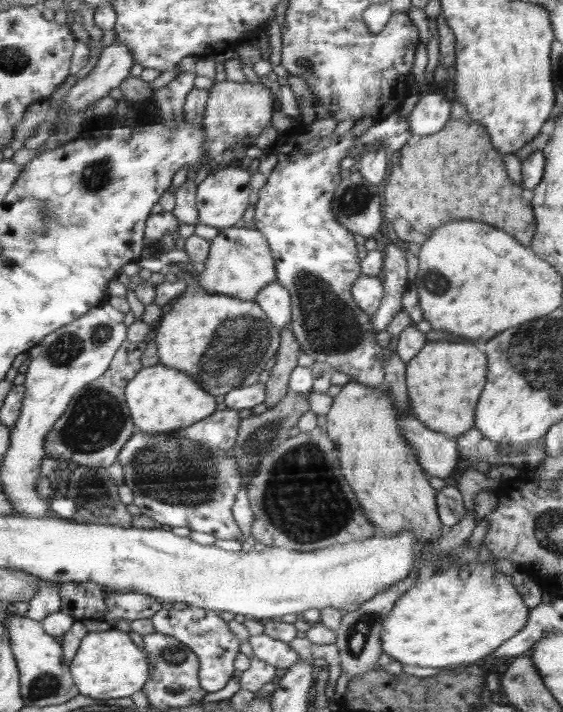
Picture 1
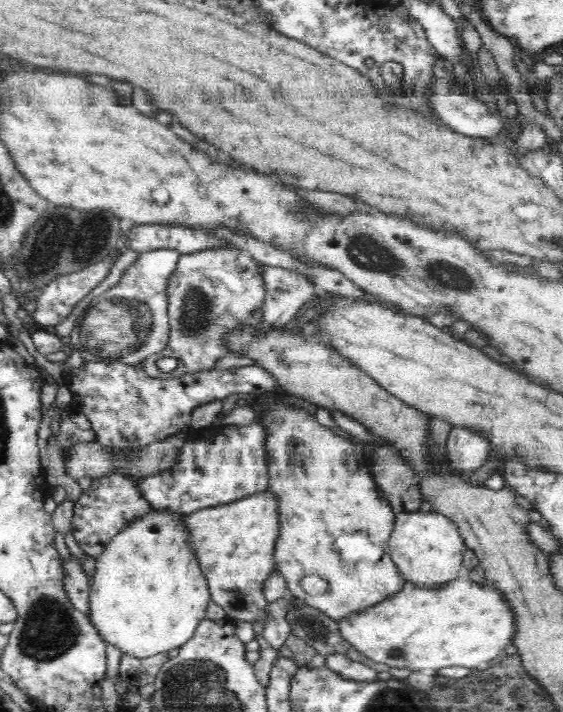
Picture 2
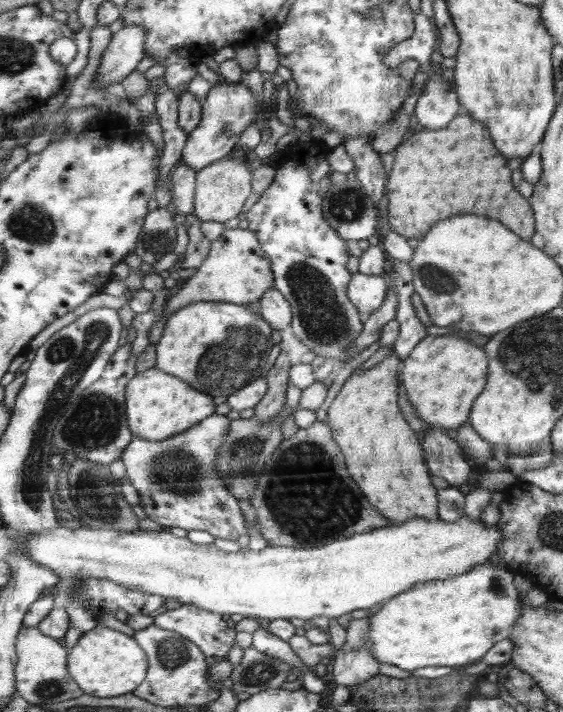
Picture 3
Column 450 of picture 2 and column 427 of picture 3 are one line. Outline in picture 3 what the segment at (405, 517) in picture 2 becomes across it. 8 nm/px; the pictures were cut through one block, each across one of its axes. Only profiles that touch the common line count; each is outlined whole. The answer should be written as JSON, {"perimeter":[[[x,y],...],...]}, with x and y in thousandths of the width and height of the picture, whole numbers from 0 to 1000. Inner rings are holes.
{"perimeter":[[[828,723],[810,733],[734,728],[714,736],[689,737],[657,747],[627,750],[572,767],[522,770],[520,767],[480,767],[462,774],[437,770],[421,775],[391,772],[387,765],[353,765],[337,754],[316,754],[304,746],[243,744],[224,747],[206,743],[176,743],[149,739],[139,744],[112,740],[64,749],[50,761],[52,778],[64,789],[98,801],[110,815],[124,812],[188,812],[227,826],[245,826],[266,834],[314,840],[325,848],[345,848],[391,862],[430,862],[464,874],[488,868],[552,868],[575,864],[600,868],[639,854],[679,850],[691,840],[739,820],[785,815],[860,791],[892,758],[890,744],[881,739],[858,737],[851,728],[838,730]]]}

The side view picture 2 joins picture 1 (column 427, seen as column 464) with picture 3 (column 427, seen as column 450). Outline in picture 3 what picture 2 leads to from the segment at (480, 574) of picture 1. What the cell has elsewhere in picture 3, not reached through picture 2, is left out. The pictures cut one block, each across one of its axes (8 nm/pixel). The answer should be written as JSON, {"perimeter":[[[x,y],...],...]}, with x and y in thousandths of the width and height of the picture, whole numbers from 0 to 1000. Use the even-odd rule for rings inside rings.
{"perimeter":[[[860,791],[840,795],[824,806],[742,819],[735,826],[691,840],[657,869],[655,899],[664,924],[673,931],[686,930],[723,942],[755,935],[824,935],[845,931],[883,902],[904,896],[925,867],[920,831],[909,815],[913,809],[909,803],[899,803],[899,798],[888,801]]]}

